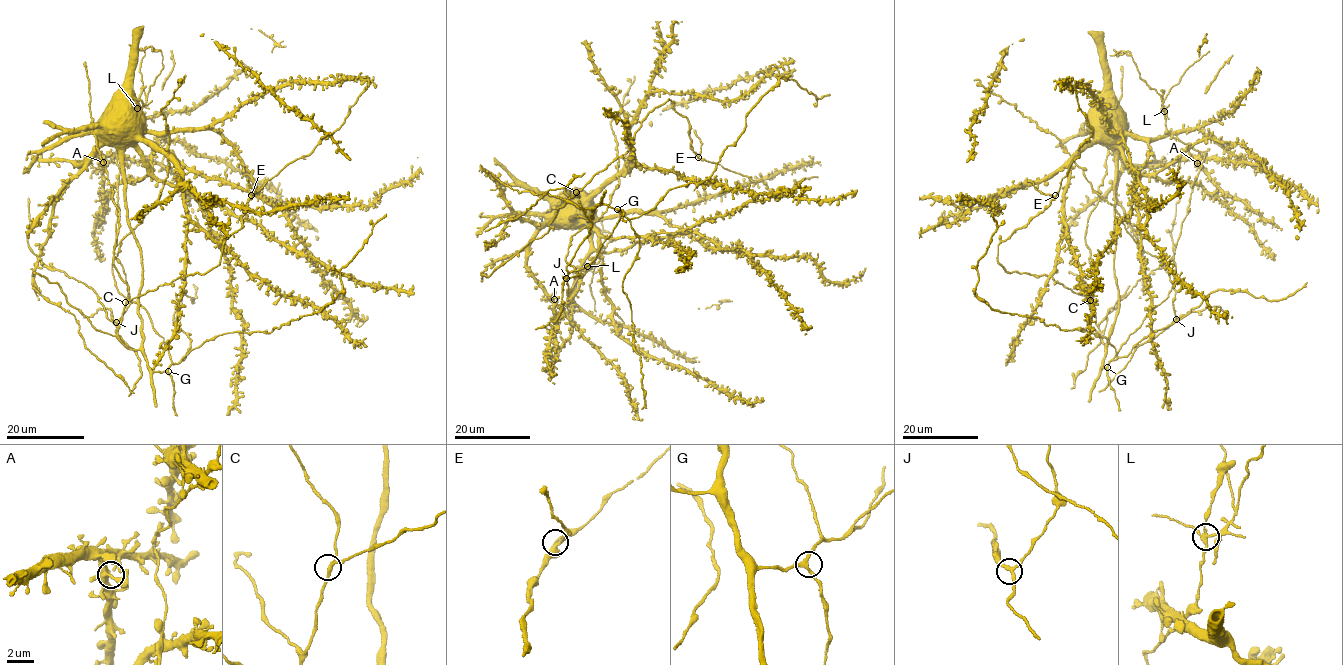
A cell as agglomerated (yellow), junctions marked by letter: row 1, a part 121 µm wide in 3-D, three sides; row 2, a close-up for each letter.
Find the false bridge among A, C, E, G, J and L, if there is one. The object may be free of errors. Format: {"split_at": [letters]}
{"split_at": ["L"]}

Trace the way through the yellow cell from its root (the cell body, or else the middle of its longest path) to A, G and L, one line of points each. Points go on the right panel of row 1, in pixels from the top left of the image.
A: (1110, 97), (1112, 94), (1119, 105), (1121, 150), (1128, 161), (1136, 165), (1168, 165), (1194, 158), (1197, 163)
G: (1110, 97), (1113, 95), (1122, 109), (1125, 144), (1116, 157), (1114, 277), (1118, 313), (1102, 368), (1107, 367)
L: (1110, 97), (1113, 95), (1124, 129), (1141, 137), (1161, 138), (1165, 133), (1163, 111)

